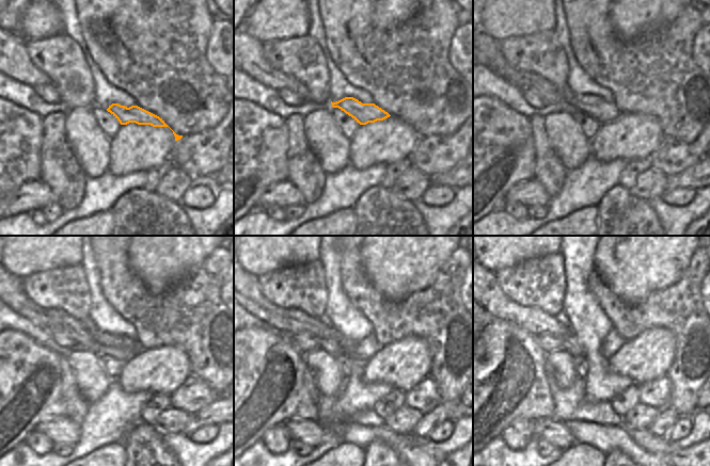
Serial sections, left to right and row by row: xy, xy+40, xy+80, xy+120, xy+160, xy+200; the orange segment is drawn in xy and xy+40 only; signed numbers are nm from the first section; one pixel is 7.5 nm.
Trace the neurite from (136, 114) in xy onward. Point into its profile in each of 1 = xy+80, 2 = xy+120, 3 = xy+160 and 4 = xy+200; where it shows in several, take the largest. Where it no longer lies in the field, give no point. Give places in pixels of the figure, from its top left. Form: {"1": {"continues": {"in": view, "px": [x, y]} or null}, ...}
{"1": {"continues": {"in": "xy+80", "px": [595, 107]}}, "2": {"continues": {"in": "xy+120", "px": [49, 319]}}, "3": {"continues": {"in": "xy+160", "px": [290, 321]}}, "4": {"continues": {"in": "xy+200", "px": [535, 321]}}}

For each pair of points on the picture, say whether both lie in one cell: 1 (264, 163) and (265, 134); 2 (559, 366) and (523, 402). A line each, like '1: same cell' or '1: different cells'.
1: same cell
2: different cells

